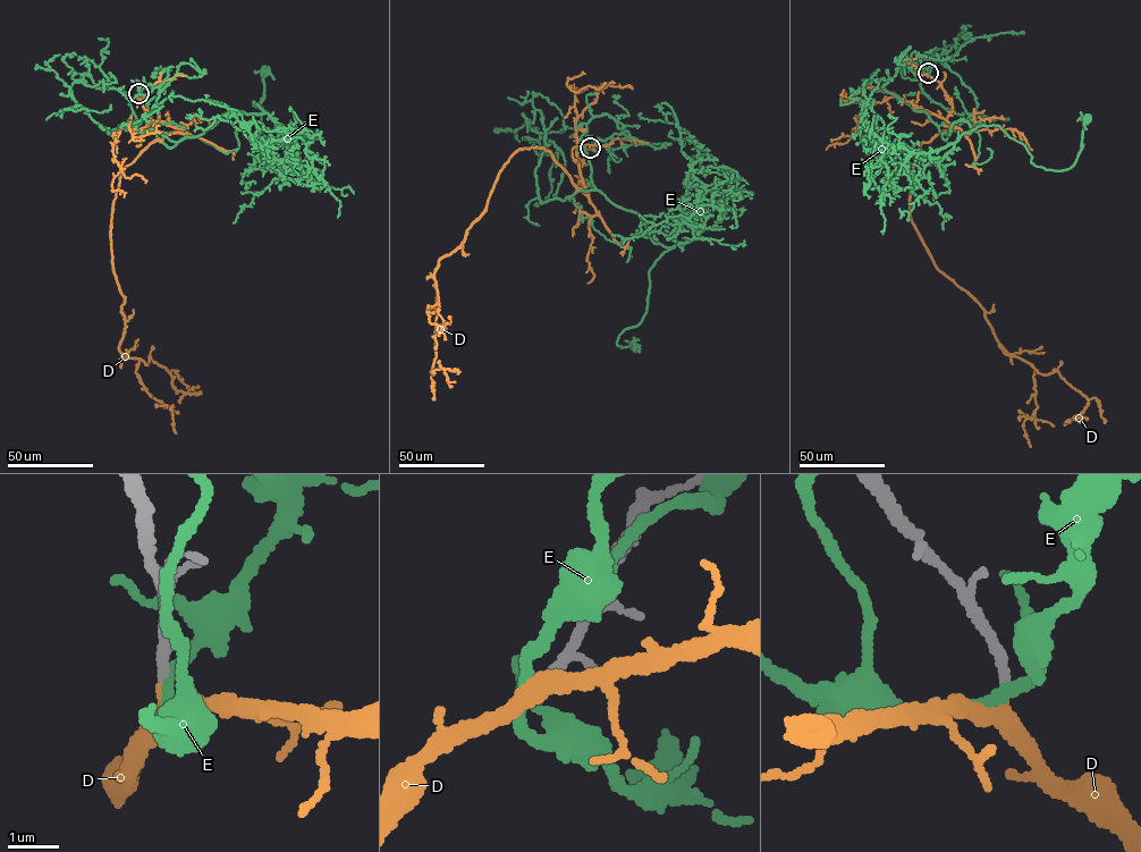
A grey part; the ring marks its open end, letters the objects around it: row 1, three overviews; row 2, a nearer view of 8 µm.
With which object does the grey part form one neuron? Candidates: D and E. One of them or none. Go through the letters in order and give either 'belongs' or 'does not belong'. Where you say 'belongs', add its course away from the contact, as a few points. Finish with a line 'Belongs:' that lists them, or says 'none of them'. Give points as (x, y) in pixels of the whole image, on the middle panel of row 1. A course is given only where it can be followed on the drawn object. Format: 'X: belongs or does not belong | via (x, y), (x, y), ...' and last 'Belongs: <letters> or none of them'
D: belongs | via (590, 148), (581, 191), (549, 152), (514, 152), (462, 244), (439, 260), (430, 372), (444, 369), (451, 386)
E: does not belong
Belongs: D

